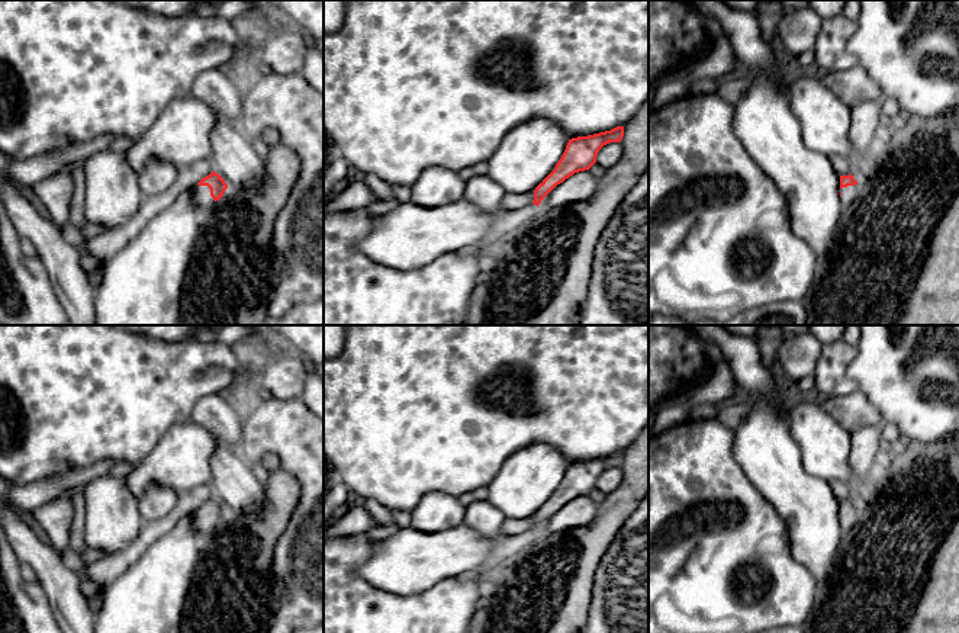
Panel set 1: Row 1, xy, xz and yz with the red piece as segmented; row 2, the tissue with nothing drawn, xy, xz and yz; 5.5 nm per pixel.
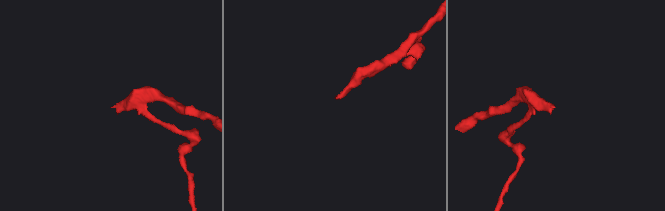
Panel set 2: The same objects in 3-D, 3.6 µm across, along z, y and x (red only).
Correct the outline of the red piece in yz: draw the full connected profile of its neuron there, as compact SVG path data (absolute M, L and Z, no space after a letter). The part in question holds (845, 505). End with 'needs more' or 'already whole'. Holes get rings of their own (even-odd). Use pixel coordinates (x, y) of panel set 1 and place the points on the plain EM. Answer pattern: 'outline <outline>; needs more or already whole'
outline M852 499L840 501L840 521L846 533L852 531L862 518L862 512Z; needs more

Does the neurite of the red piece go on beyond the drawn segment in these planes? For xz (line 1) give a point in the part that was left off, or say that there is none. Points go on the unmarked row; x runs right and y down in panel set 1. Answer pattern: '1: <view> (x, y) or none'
1: none

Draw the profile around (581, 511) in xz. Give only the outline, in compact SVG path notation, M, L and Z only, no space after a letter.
M589 495L575 498L563 508L557 510L538 530L538 534L550 534L572 527L585 527L596 515L599 504Z

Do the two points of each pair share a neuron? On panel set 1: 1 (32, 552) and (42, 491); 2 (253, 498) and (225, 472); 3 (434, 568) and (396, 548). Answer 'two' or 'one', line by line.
1: two
2: one
3: one

